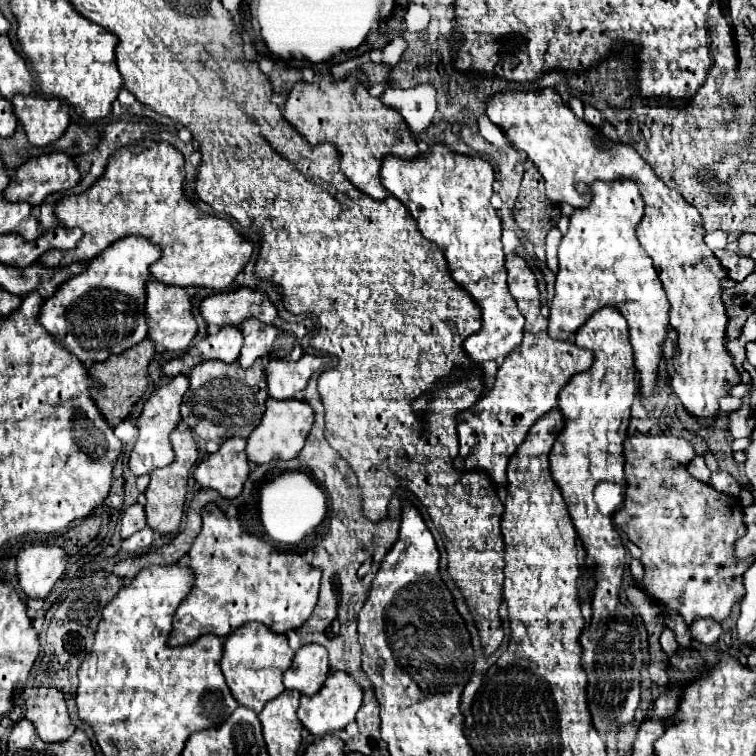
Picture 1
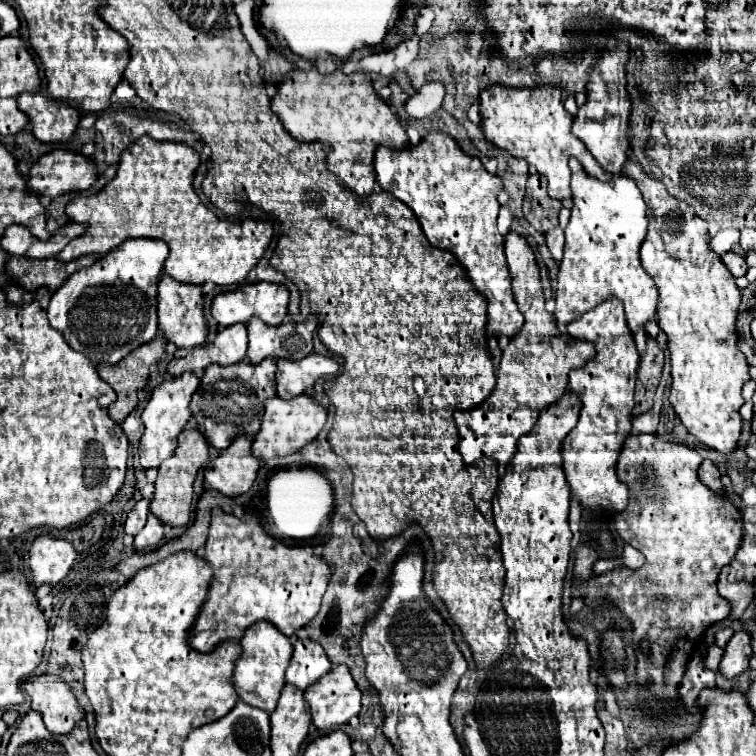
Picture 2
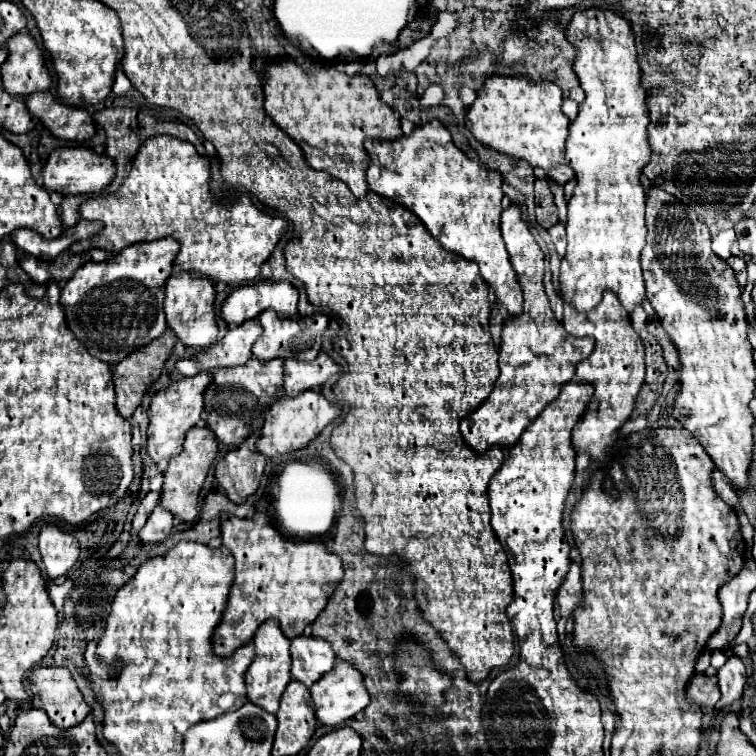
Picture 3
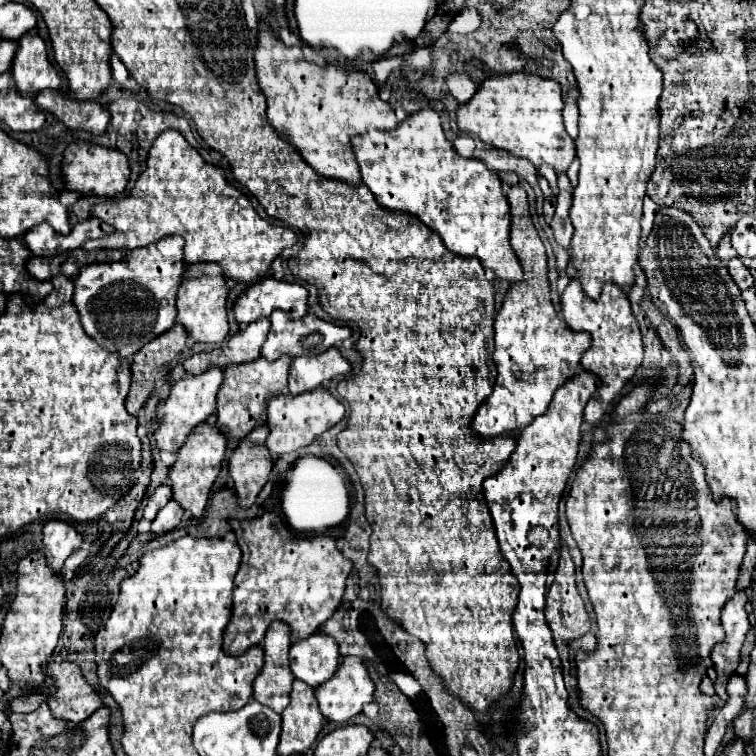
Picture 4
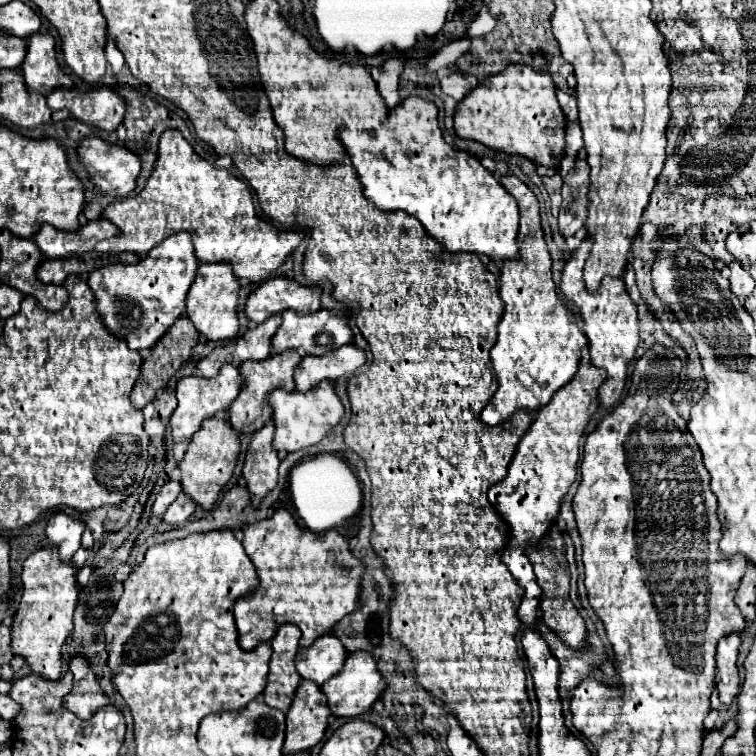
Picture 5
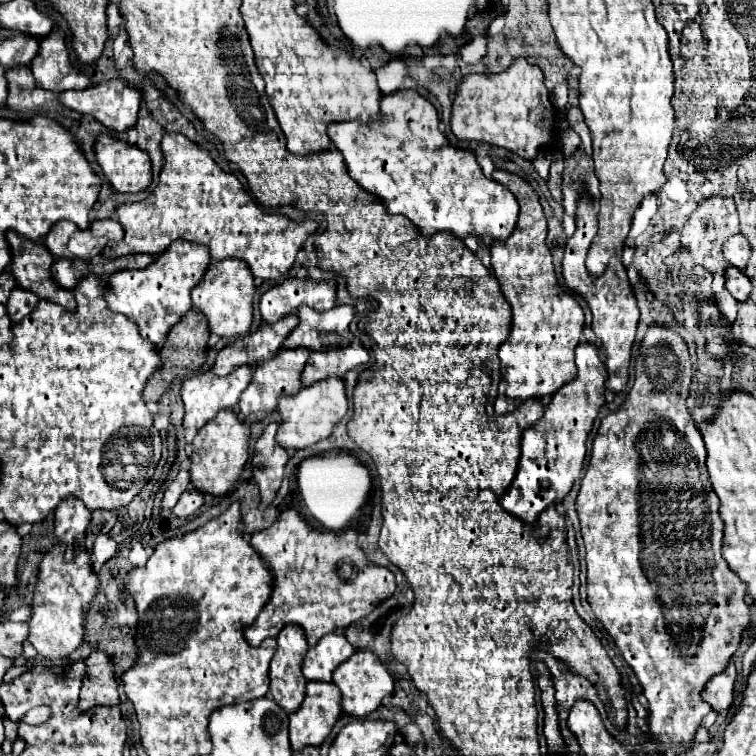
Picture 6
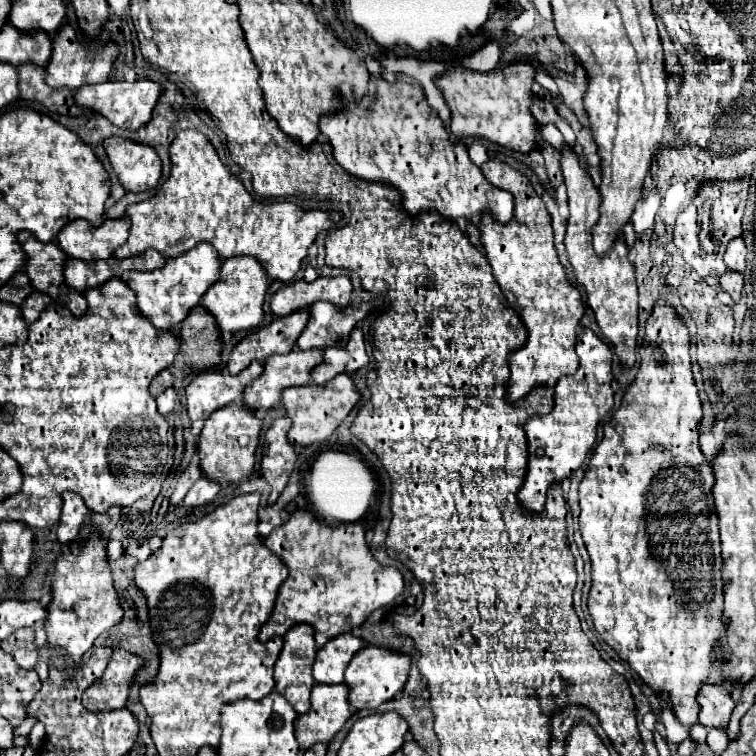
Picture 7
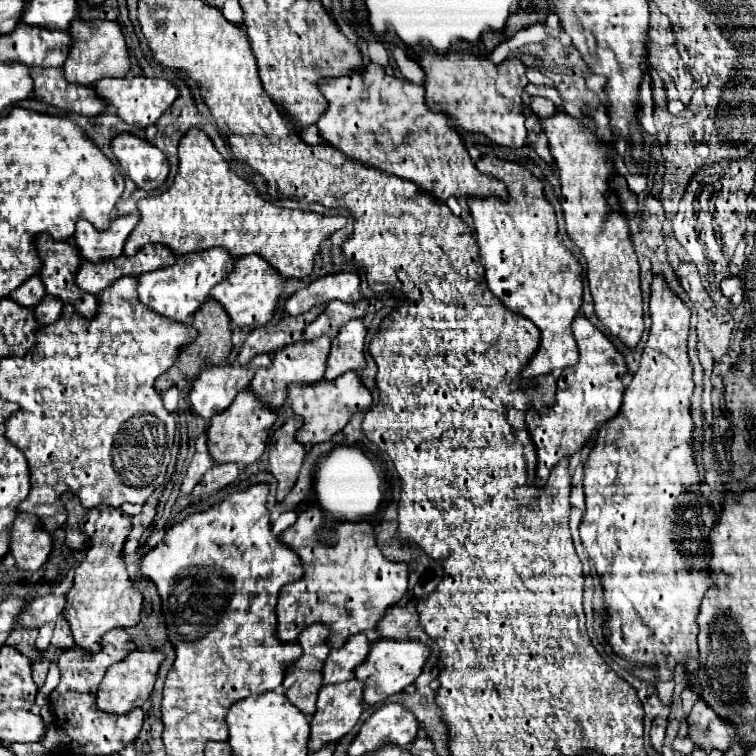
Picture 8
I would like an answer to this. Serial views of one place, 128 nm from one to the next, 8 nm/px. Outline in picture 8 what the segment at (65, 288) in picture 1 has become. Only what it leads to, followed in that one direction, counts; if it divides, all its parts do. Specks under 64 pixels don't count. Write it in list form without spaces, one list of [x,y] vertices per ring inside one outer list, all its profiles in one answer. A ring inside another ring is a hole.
[[[224,248],[204,250],[200,254],[184,254],[176,260],[174,266],[160,268],[138,278],[140,302],[146,304],[160,316],[172,318],[176,322],[190,322],[194,312],[208,300],[210,288],[228,278],[234,268],[234,258]]]

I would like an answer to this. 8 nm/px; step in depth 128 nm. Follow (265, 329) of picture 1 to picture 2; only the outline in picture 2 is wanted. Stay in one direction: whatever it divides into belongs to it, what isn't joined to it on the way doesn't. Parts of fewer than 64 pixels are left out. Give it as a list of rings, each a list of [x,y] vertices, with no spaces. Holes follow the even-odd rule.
[[[252,318],[248,322],[248,336],[250,336],[248,358],[250,356],[258,358],[258,360],[252,360],[252,362],[260,362],[264,358],[288,358],[288,360],[306,358],[314,350],[314,346],[312,346],[312,334],[314,334],[316,326],[318,326],[318,320],[306,320],[306,322],[286,320],[286,322],[278,324],[278,326],[268,326],[260,318]]]

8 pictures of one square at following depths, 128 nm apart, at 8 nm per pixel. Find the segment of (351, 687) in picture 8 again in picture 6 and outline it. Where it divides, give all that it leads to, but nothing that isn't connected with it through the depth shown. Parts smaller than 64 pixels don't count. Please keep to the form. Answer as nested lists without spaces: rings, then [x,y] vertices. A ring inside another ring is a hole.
[[[308,682],[306,700],[290,714],[290,744],[298,752],[304,746],[320,746],[342,714],[336,684]]]

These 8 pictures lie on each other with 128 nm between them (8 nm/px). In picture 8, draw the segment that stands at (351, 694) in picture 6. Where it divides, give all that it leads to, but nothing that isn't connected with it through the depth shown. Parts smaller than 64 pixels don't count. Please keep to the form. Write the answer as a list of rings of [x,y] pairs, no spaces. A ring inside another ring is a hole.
[[[378,640],[374,642],[368,654],[368,662],[356,668],[356,678],[366,684],[364,688],[366,704],[380,704],[388,696],[398,694],[406,686],[410,686],[420,676],[428,656],[430,656],[430,648],[424,646],[420,640]]]

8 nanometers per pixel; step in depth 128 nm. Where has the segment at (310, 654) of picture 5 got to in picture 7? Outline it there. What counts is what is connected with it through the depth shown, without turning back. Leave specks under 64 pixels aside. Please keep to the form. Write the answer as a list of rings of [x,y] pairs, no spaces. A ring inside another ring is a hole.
[[[340,634],[318,650],[314,662],[314,680],[318,684],[342,684],[344,670],[352,656],[362,650],[366,642],[354,634]]]

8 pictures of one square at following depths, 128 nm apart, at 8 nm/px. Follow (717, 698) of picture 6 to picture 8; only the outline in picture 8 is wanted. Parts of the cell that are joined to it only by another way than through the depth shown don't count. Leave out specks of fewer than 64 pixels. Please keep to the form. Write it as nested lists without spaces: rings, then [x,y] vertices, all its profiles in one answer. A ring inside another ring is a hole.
[[[700,698],[692,712],[688,714],[688,736],[696,748],[702,748],[706,754],[712,750],[728,752],[734,742],[734,730],[722,718],[716,718],[716,712]]]

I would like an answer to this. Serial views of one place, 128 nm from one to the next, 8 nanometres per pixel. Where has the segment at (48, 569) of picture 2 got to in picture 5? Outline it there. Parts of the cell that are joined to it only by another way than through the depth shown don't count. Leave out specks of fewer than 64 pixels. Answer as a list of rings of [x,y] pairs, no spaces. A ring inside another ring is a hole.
[[[58,512],[50,518],[46,526],[46,536],[58,546],[60,558],[66,562],[80,548],[80,538],[84,532],[84,522],[66,512]]]

